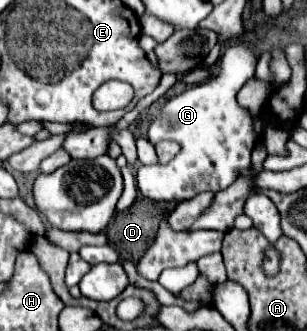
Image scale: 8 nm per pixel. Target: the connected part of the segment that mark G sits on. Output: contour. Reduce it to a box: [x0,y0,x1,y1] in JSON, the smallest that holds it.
[136,45,258,203]

